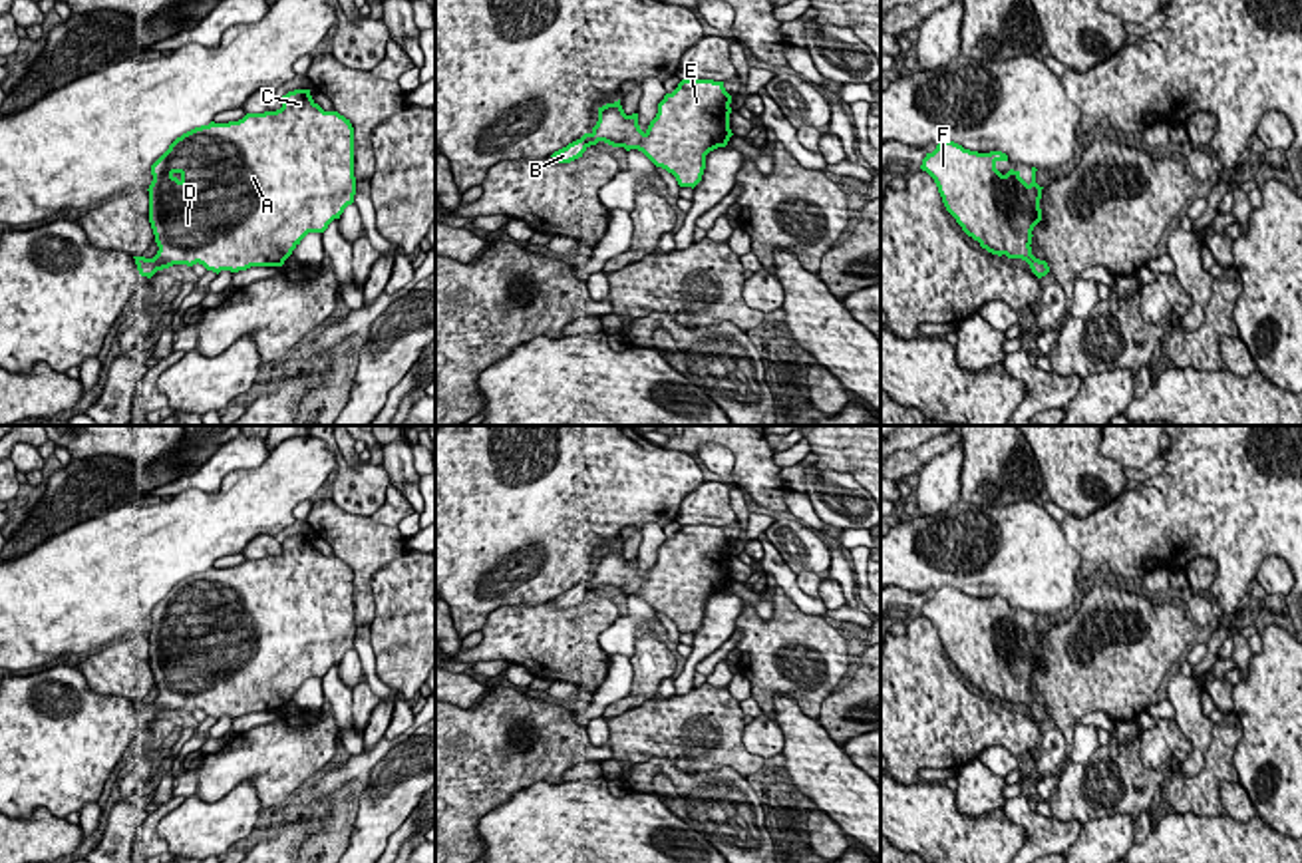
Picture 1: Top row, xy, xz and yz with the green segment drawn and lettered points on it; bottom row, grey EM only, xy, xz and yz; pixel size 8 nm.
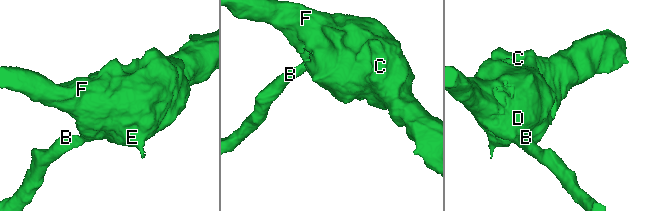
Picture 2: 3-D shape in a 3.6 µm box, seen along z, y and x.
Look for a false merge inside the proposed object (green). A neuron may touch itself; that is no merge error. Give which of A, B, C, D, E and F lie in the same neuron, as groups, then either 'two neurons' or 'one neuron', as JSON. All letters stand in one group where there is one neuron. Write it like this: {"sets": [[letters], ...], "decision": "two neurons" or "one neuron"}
{"sets": [["A", "B", "C", "D", "E", "F"]], "decision": "one neuron"}

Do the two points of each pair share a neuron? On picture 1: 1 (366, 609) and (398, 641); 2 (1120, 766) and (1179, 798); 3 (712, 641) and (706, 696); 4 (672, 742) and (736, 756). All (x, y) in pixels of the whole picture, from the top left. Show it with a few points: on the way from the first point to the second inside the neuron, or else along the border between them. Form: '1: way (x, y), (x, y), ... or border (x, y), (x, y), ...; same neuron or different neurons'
1: border (382, 569), (372, 575), (374, 619), (368, 625); different neurons
2: border (1167, 776), (1159, 786); different neurons
3: border (694, 689), (676, 696); different neurons
4: way (688, 742), (720, 744); same neuron

